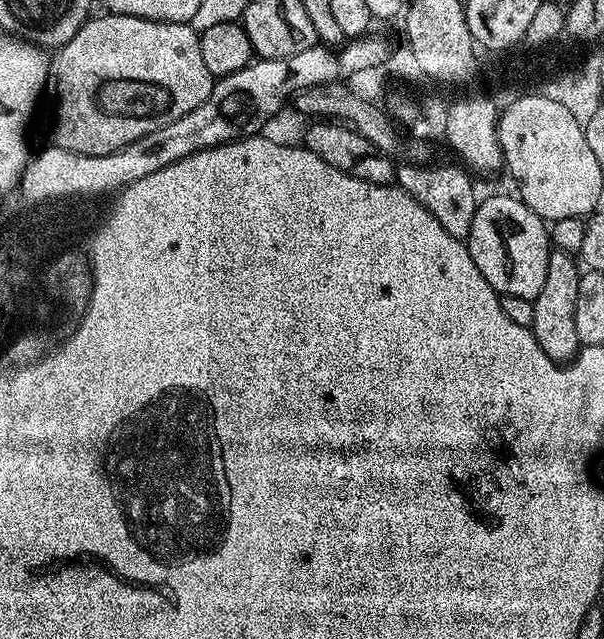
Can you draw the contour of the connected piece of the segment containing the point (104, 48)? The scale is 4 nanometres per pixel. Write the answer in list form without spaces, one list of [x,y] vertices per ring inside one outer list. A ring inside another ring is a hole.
[[[115,14],[93,15],[84,21],[84,24],[62,47],[55,49],[50,60],[50,84],[56,87],[56,121],[52,124],[52,136],[55,147],[65,148],[74,154],[86,154],[87,156],[108,156],[111,152],[118,152],[130,142],[142,138],[142,134],[150,134],[162,126],[170,126],[170,122],[178,122],[182,114],[190,114],[206,98],[210,98],[214,78],[210,70],[206,70],[206,62],[202,59],[202,46],[200,45],[200,33],[192,27],[191,23],[179,24],[178,22],[158,22],[146,18],[134,18],[133,16],[117,16]]]

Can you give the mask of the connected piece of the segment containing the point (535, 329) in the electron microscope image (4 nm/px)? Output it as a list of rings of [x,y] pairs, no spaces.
[[[553,249],[548,255],[546,282],[533,300],[532,333],[542,350],[556,363],[569,363],[579,353],[582,344],[575,329],[574,315],[580,273],[579,263],[573,255]]]

